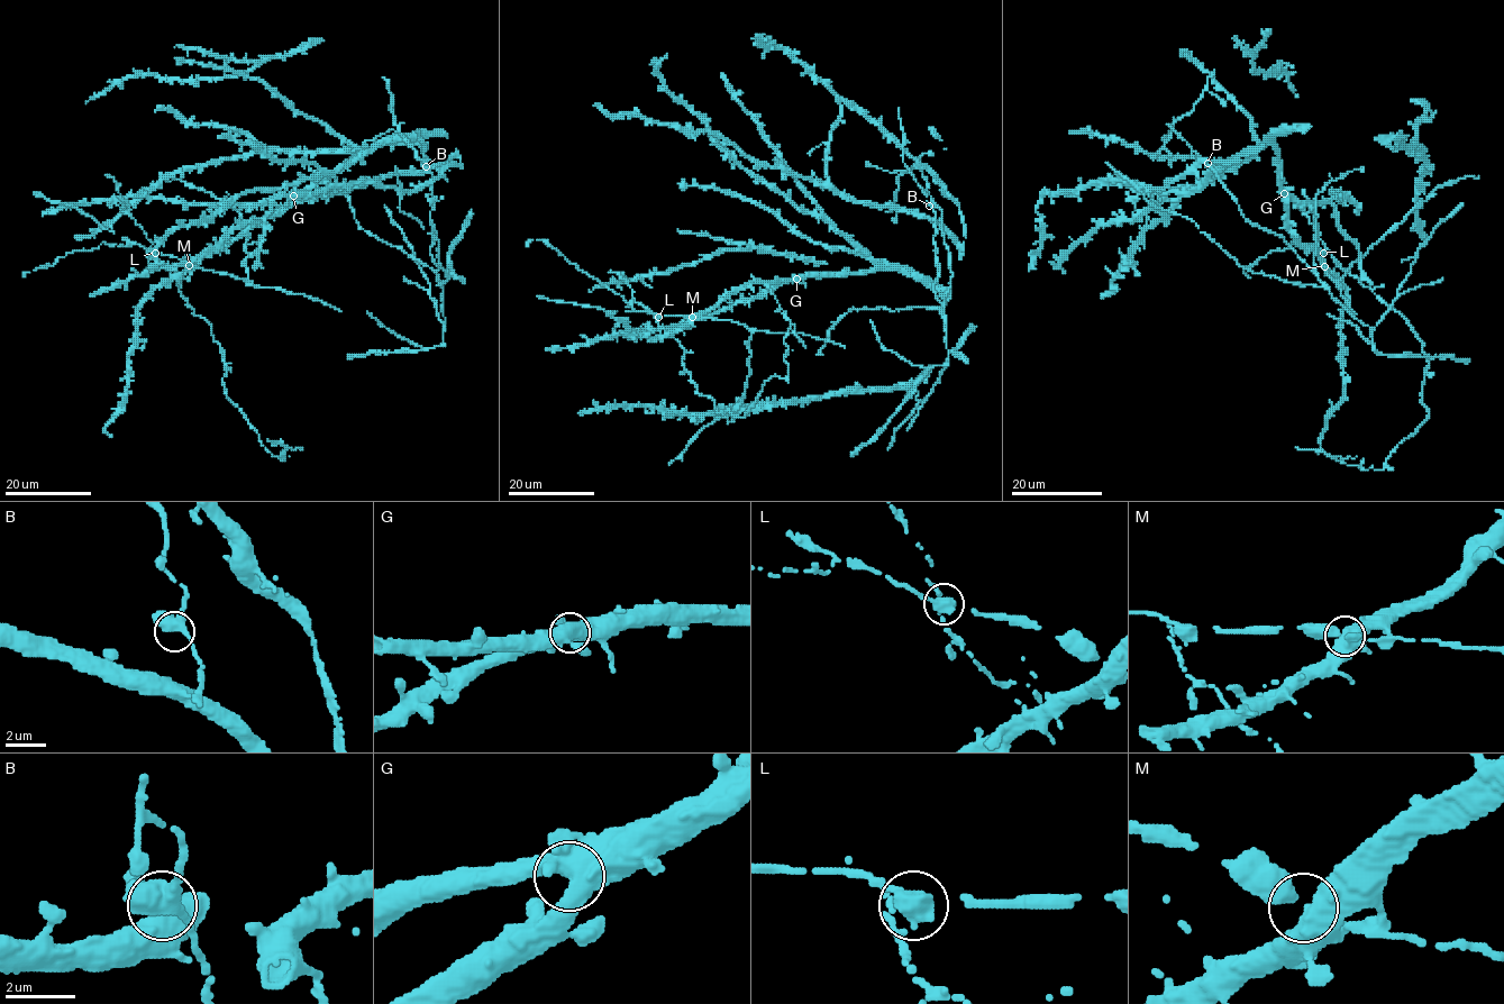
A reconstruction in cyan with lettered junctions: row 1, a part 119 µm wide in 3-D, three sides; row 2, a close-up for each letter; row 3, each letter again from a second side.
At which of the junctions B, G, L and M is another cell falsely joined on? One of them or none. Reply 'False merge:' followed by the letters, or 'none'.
False merge: L

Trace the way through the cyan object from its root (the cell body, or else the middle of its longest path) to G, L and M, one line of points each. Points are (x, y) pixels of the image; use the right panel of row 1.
G: (1220, 174), (1273, 143), (1284, 193)
L: (1220, 174), (1273, 143), (1277, 152), (1287, 227), (1324, 266), (1323, 253)
M: (1220, 174), (1273, 143), (1277, 152), (1287, 227), (1324, 266)

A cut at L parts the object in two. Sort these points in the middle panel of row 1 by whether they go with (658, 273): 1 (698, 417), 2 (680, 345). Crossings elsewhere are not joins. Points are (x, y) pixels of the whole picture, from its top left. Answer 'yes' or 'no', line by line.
1: yes
2: no

